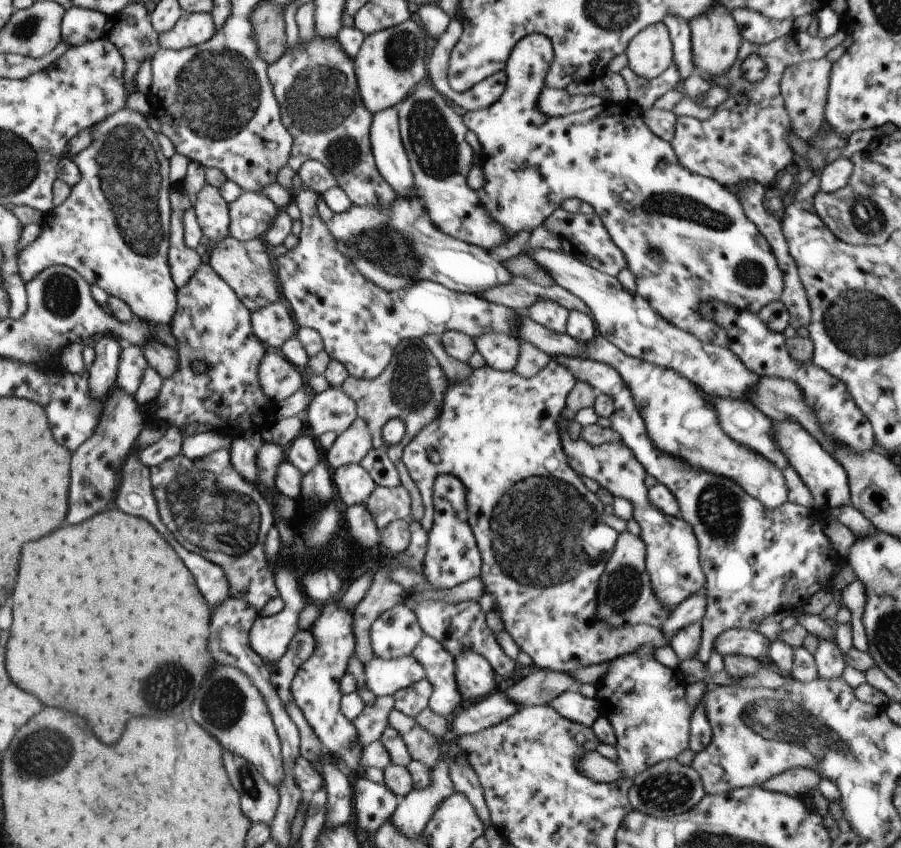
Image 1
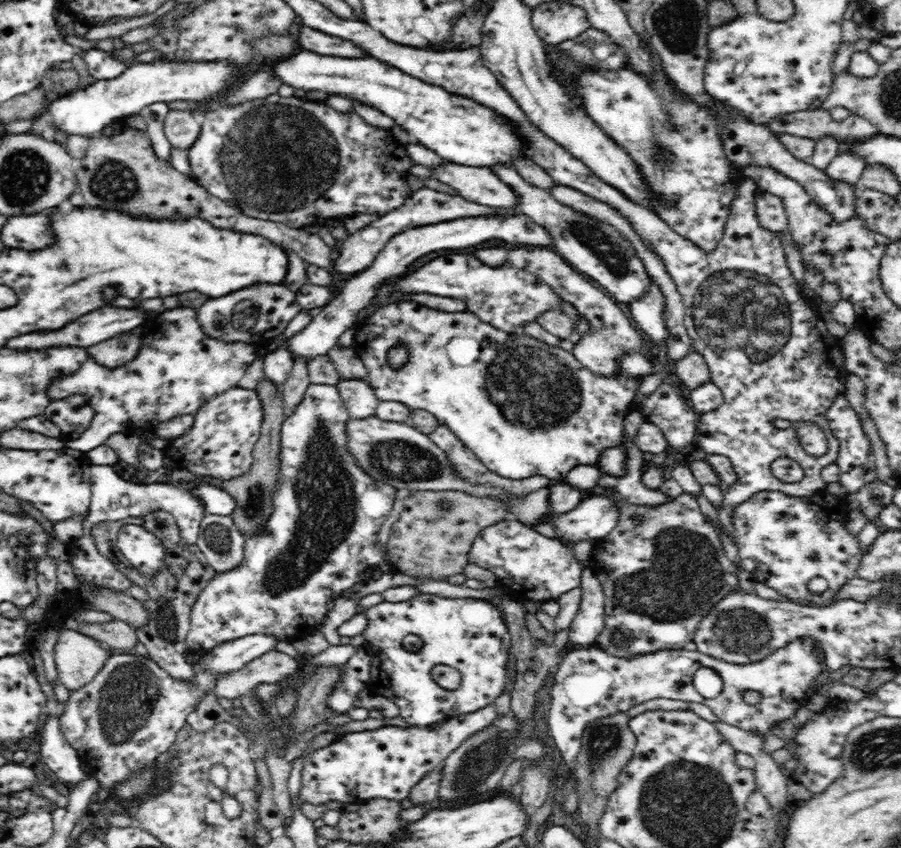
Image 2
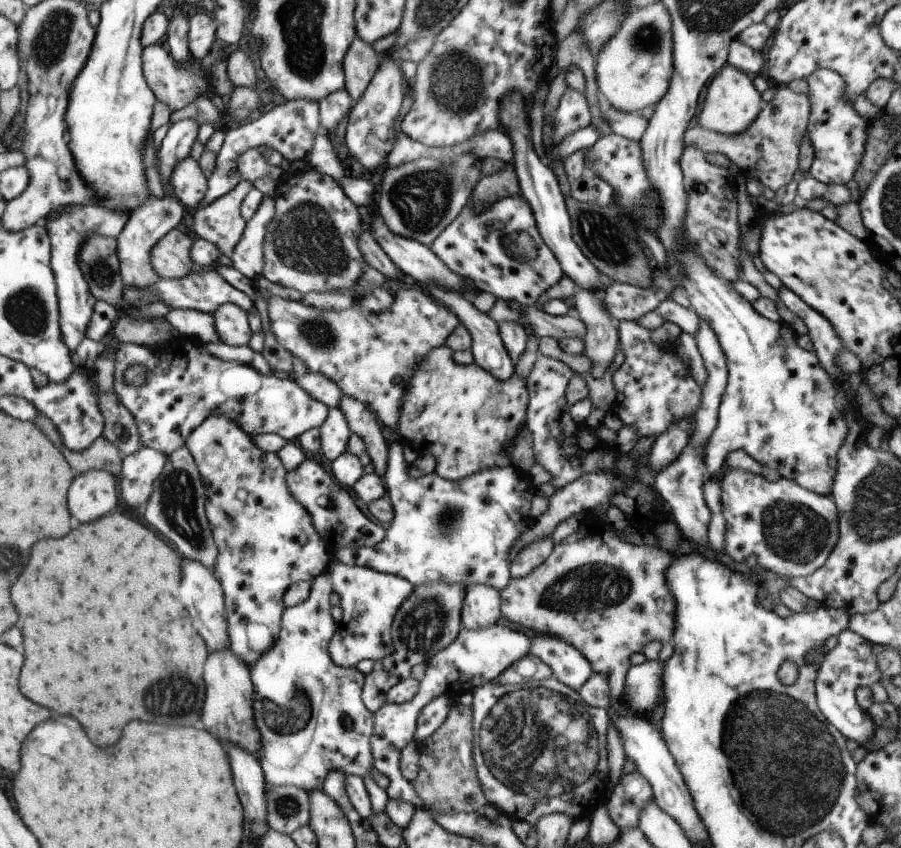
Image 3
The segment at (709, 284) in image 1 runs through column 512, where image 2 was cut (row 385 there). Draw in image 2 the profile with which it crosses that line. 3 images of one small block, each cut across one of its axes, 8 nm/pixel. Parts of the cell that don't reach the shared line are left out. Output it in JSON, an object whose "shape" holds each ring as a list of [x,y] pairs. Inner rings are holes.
{"shape":[[[176,308],[160,314],[148,324],[142,324],[146,330],[142,330],[140,348],[137,356],[122,368],[109,370],[93,362],[86,360],[82,367],[72,375],[56,376],[47,386],[47,399],[49,403],[68,400],[72,396],[84,396],[88,405],[94,409],[94,419],[91,426],[76,440],[69,441],[66,448],[72,448],[80,453],[102,446],[109,437],[115,433],[123,433],[128,437],[140,437],[147,433],[156,434],[156,428],[160,424],[166,424],[178,416],[184,414],[194,415],[204,404],[208,404],[212,398],[220,396],[237,386],[243,378],[247,368],[257,359],[256,347],[242,343],[226,343],[210,338],[200,330],[200,324],[196,320],[196,312],[192,308]]]}

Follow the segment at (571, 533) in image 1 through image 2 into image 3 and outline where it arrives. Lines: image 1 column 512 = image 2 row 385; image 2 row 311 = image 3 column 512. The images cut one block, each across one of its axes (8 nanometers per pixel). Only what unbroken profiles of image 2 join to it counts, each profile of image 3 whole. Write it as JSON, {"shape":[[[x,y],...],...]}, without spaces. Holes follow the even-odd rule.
{"shape":[[[443,344],[427,352],[407,380],[397,426],[392,433],[399,435],[398,441],[402,445],[419,453],[429,452],[435,458],[434,473],[455,482],[489,468],[513,468],[505,448],[525,426],[527,401],[526,380],[521,380],[517,374],[511,374],[507,380],[497,380],[474,362],[466,365],[455,364],[453,351]]]}

